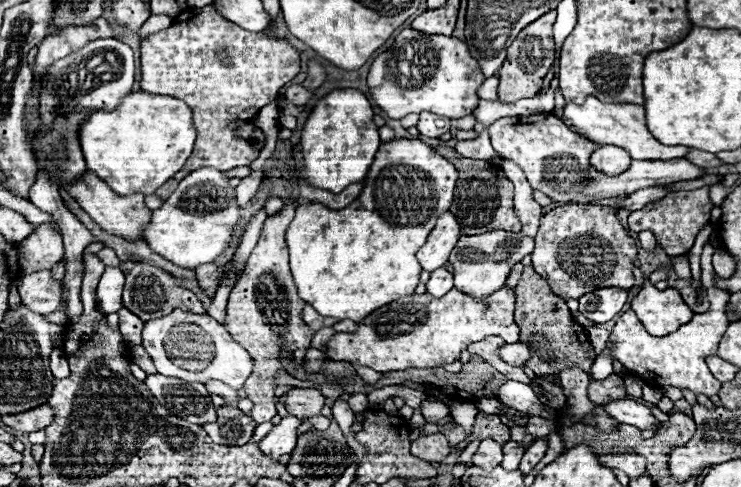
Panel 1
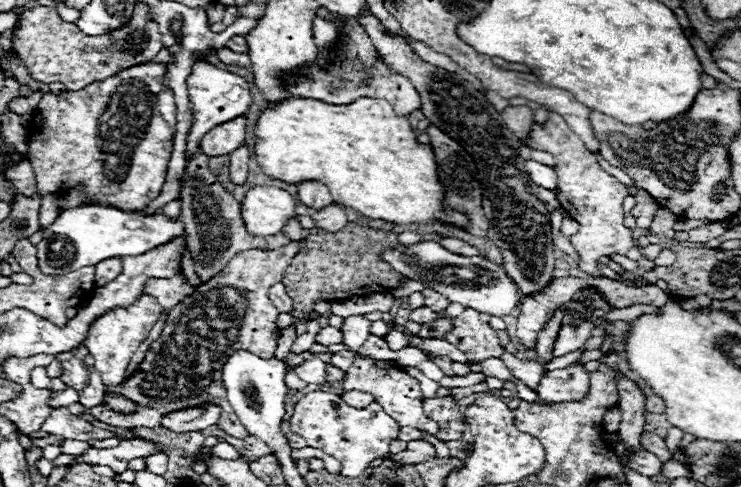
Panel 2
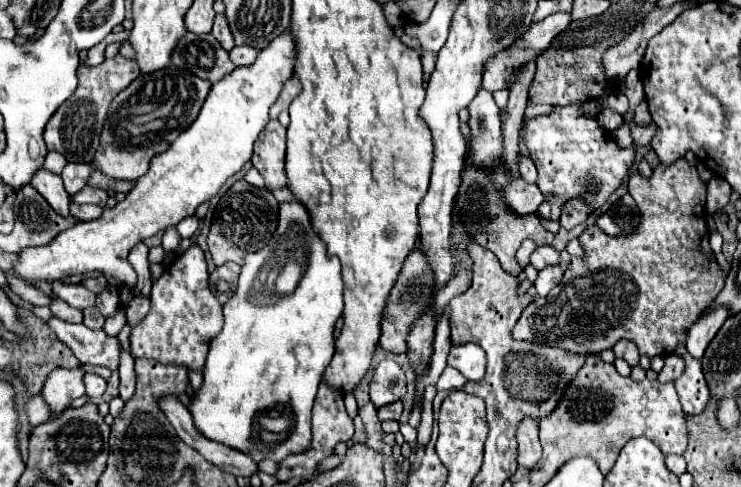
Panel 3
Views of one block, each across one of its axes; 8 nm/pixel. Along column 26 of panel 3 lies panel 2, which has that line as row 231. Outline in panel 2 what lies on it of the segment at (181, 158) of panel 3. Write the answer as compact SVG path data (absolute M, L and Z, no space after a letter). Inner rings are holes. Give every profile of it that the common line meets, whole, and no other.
M254 186L240 202L246 230L252 236L278 234L284 224L294 218L294 198L274 186Z

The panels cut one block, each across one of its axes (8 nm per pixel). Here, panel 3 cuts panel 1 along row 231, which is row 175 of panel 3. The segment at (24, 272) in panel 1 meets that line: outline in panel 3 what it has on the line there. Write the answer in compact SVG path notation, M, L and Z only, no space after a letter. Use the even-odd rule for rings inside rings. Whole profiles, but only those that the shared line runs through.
M40 170L40 172L36 172L36 176L32 176L30 184L46 198L46 202L54 208L56 214L70 216L70 210L68 210L70 208L70 194L64 190L60 176Z

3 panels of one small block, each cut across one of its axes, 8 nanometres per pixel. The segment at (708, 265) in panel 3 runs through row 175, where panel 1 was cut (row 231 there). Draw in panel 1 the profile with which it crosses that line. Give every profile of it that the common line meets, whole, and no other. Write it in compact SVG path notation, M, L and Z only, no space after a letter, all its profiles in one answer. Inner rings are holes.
M702 186L702 188L690 190L690 192L686 192L686 190L672 192L666 198L648 204L642 210L632 212L628 216L628 228L636 234L642 230L652 230L656 240L662 244L662 248L666 250L668 256L686 254L692 248L694 238L700 232L700 228L704 228L710 220L710 210L714 204L710 202L708 190L710 190L710 186Z

